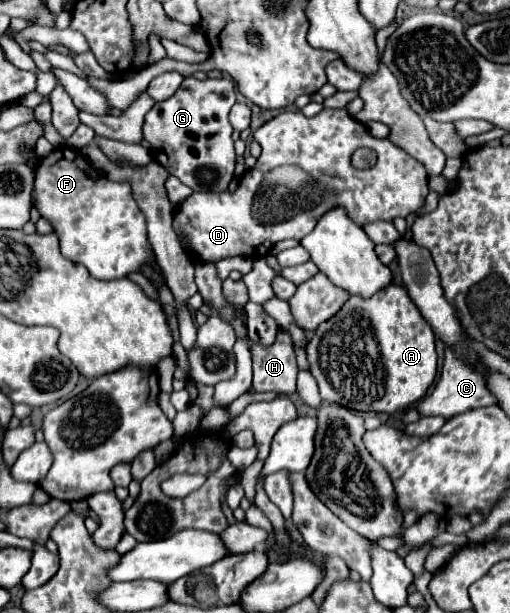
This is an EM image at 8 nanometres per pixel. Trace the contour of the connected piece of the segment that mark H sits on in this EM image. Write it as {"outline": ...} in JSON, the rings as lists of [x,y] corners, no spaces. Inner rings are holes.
{"outline":[[[279,329],[271,347],[253,345],[253,389],[291,395],[295,391],[297,361],[291,335]]]}

